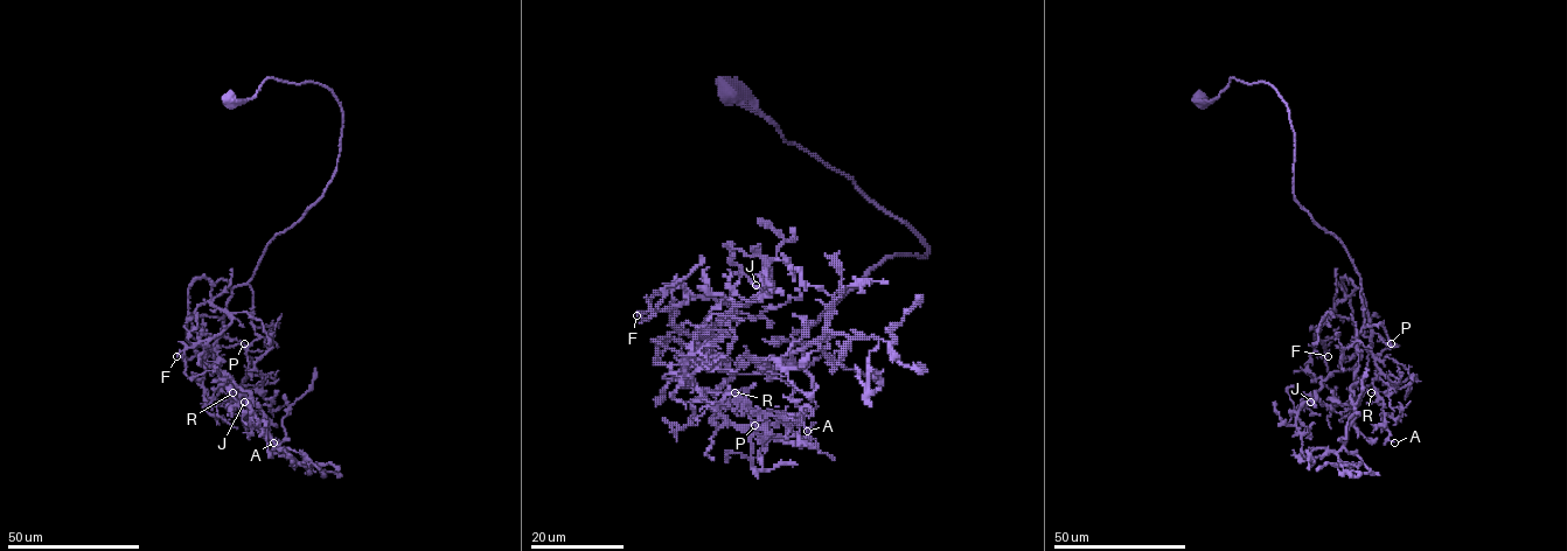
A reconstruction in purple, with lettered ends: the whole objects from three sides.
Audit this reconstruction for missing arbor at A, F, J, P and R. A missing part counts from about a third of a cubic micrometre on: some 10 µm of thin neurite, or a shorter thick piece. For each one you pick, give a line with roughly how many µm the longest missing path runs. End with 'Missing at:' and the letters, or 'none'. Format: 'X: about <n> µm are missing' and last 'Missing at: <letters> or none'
P: about 10 µm are missing
Missing at: P

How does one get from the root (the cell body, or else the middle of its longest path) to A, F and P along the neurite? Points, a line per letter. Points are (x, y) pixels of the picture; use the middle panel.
A: (728, 88), (926, 245), (925, 257), (876, 265), (768, 372), (702, 392), (714, 406), (737, 396), (807, 431)
F: (728, 88), (926, 256), (888, 256), (768, 372), (701, 346), (735, 312), (724, 301), (636, 315)
P: (728, 88), (926, 245), (925, 257), (876, 265), (768, 372), (737, 374), (719, 390), (718, 404), (754, 425)

